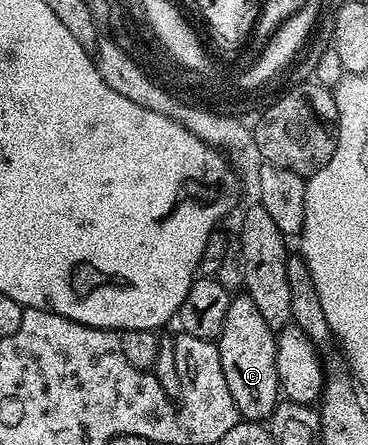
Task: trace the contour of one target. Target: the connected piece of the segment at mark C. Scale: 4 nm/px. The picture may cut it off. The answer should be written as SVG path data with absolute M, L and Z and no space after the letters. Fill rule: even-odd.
M245 292L231 297L224 332L216 339L216 345L220 352L220 368L224 368L224 380L228 380L228 392L232 392L232 400L243 419L262 422L273 415L279 404L277 343L276 330L260 316L255 301Z

